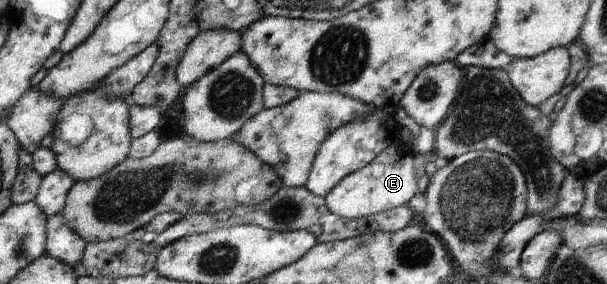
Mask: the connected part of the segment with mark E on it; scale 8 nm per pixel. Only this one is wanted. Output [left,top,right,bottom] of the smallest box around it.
[323,144,417,220]

